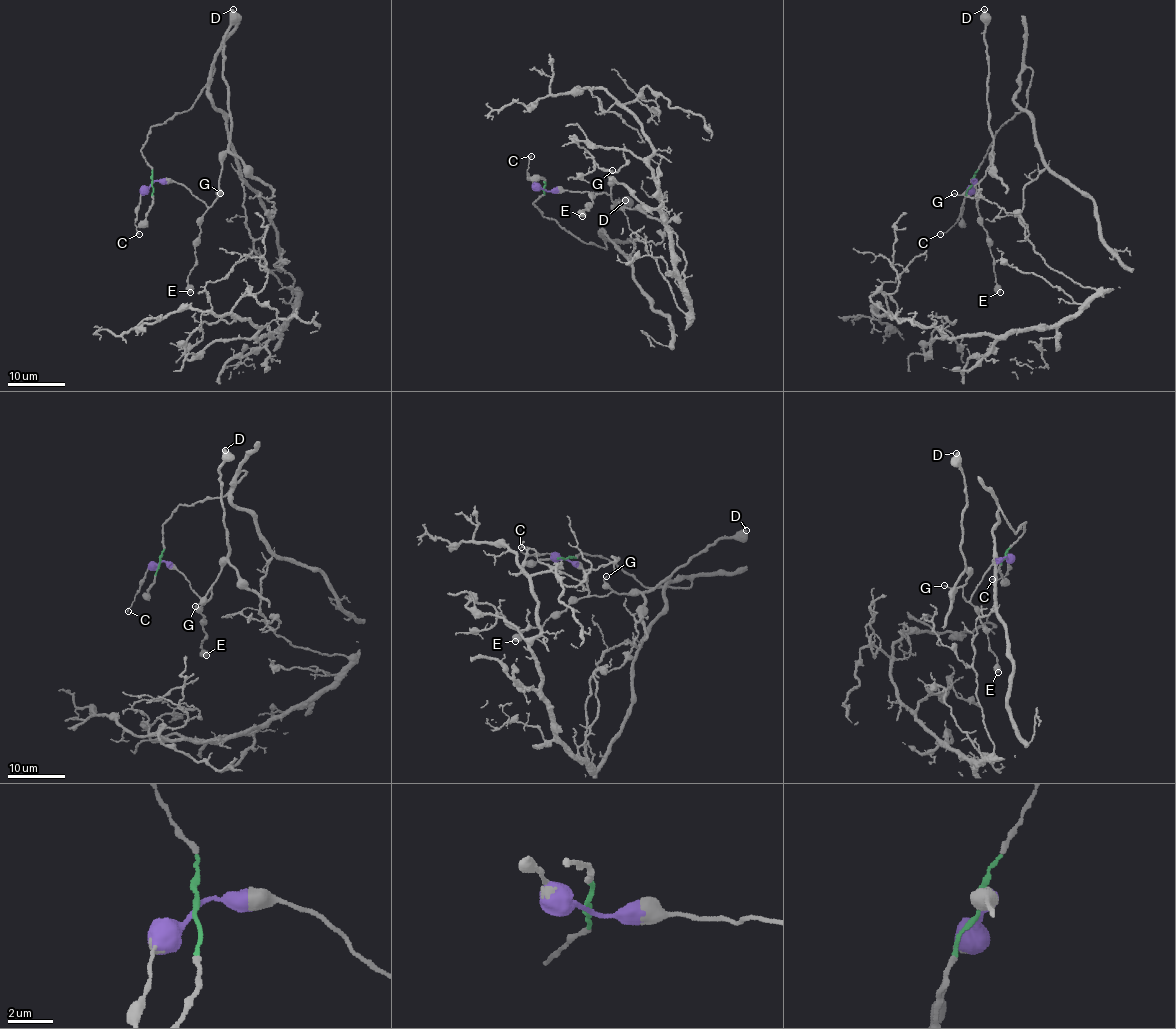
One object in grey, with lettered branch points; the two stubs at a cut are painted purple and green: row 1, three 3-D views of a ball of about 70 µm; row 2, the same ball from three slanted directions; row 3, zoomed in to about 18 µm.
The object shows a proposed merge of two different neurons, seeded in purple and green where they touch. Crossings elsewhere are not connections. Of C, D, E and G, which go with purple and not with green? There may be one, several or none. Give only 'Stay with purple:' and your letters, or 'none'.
Stay with purple: C, D, E, G

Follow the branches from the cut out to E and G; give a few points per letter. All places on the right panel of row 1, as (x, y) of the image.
E: (973, 183), (976, 181), (977, 209), (1000, 292)
G: (973, 183), (976, 181), (977, 207), (977, 184), (961, 194), (954, 193)

